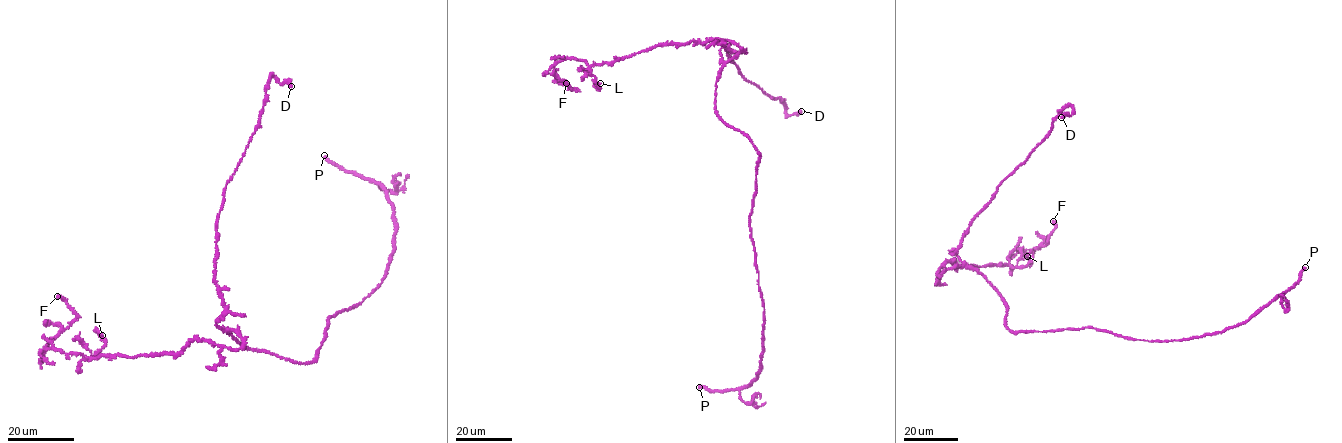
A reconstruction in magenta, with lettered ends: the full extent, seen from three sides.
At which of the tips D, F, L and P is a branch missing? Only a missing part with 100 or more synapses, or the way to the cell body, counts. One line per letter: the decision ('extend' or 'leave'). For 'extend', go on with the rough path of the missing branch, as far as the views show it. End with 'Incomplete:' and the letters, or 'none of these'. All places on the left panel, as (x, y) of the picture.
D: leave
F: leave
L: leave
P: extend; course (324, 155), (310, 131), (312, 100), (340, 86), (358, 70), (336, 55), (309, 23), (308, 11)
Incomplete: P

